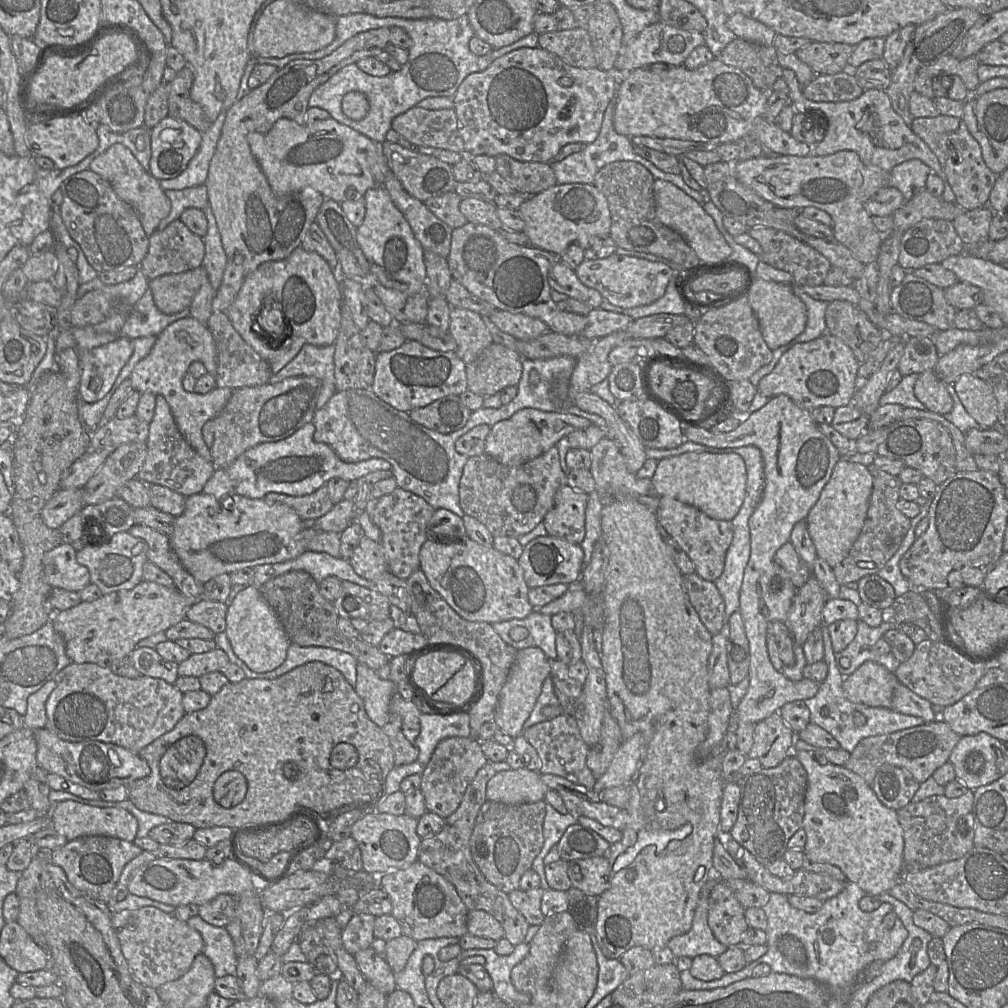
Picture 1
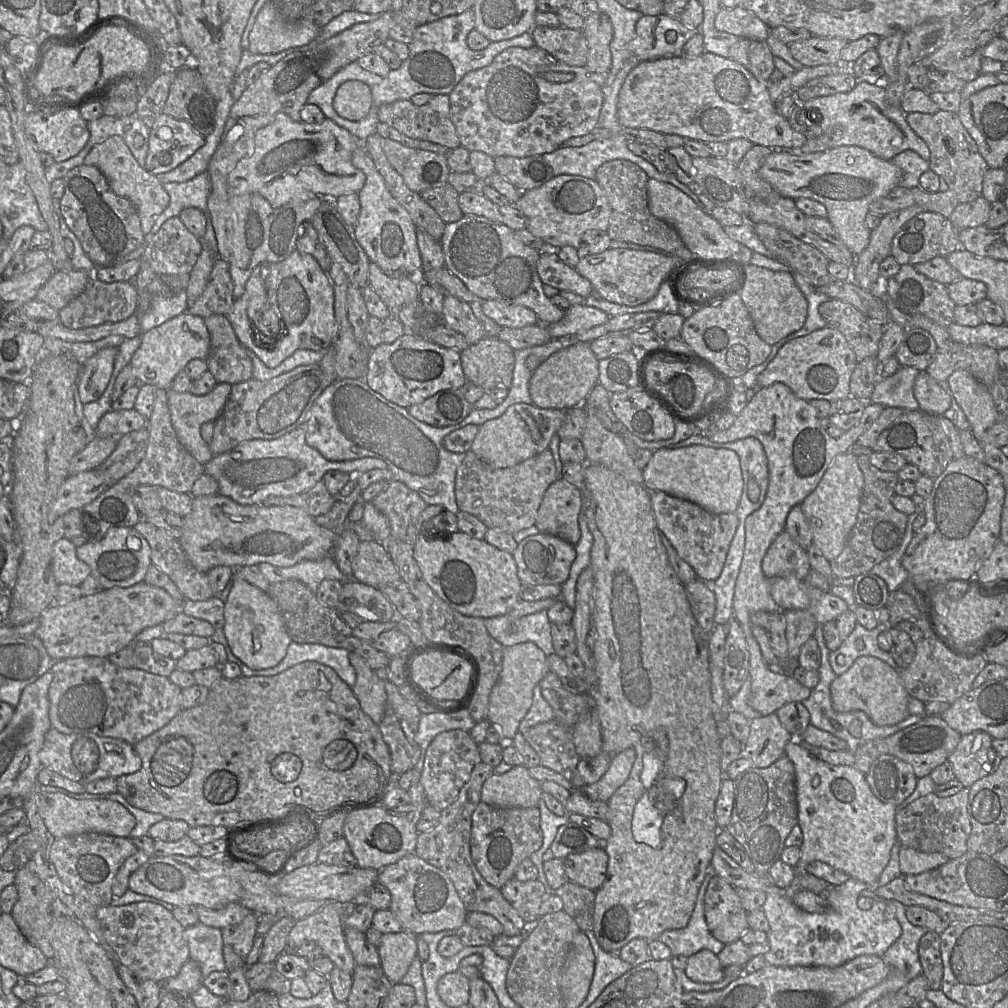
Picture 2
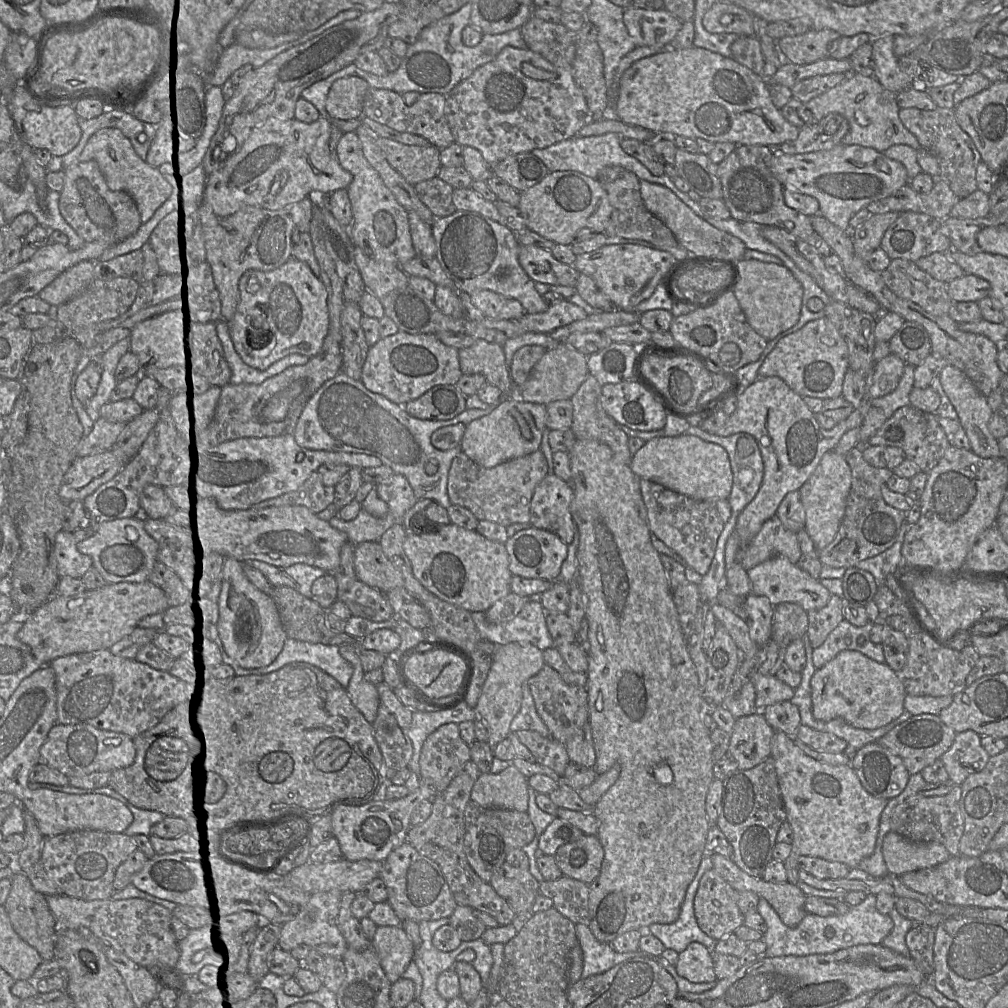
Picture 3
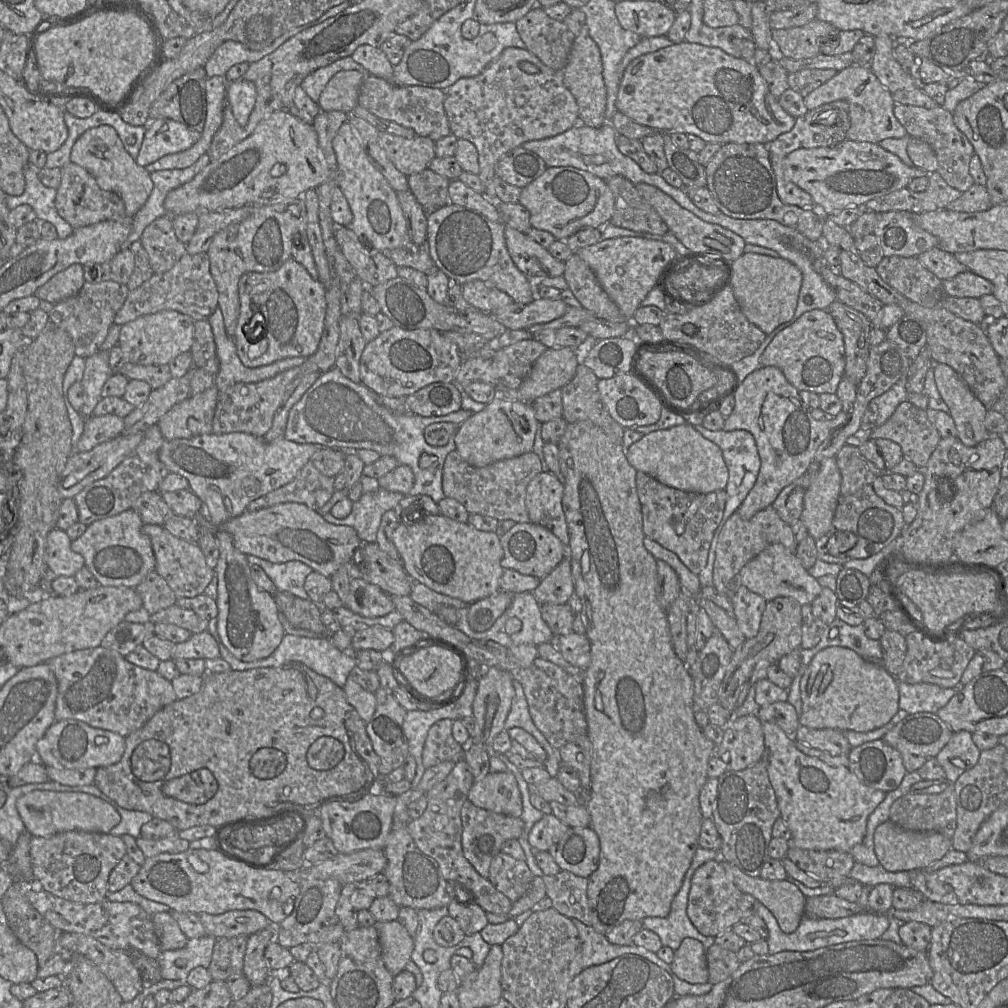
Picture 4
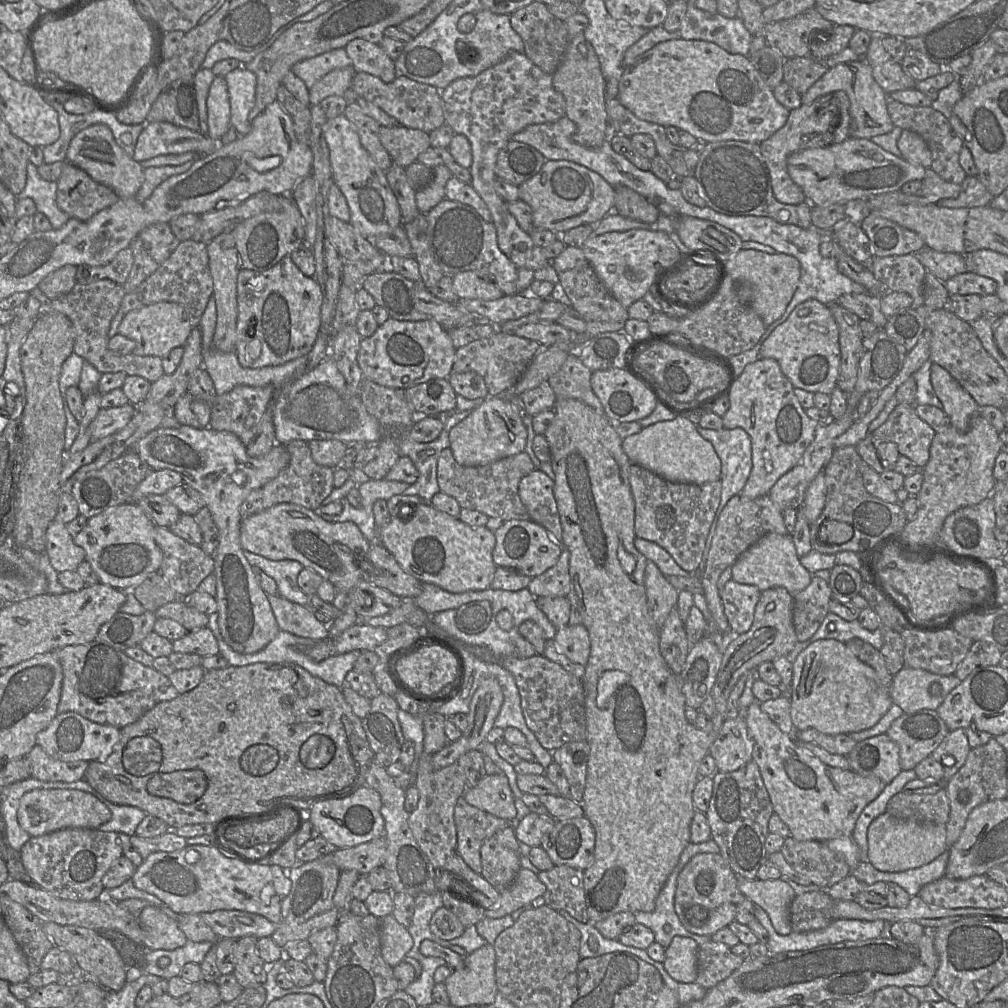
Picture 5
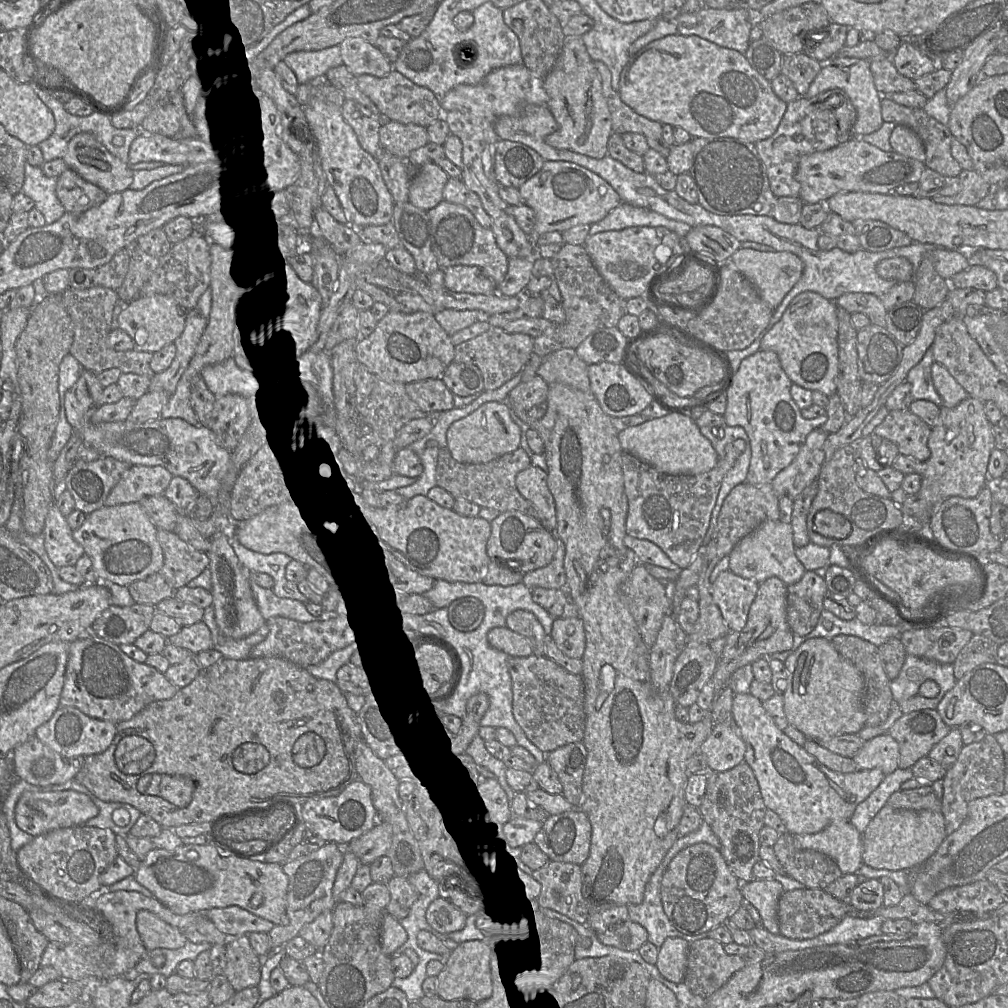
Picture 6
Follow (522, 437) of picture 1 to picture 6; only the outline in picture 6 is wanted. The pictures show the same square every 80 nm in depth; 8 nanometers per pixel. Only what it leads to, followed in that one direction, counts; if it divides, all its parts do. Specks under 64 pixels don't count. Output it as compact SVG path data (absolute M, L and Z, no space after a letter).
M486 402L466 417L453 422L447 430L447 448L463 464L484 464L520 447L521 429L510 416L506 402Z

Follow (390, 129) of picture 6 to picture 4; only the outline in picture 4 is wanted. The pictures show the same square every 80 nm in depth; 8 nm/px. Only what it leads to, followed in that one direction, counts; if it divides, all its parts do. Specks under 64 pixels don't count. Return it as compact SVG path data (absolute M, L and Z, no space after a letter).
M380 132L379 142L391 162L406 176L427 169L436 157L435 142L428 137L405 138Z

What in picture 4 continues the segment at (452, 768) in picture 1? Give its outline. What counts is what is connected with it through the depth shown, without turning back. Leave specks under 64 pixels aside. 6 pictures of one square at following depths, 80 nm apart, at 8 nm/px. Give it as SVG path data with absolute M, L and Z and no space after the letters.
M449 718L441 719L430 727L422 750L424 768L445 761L457 763L463 760L465 751L452 736L453 721Z

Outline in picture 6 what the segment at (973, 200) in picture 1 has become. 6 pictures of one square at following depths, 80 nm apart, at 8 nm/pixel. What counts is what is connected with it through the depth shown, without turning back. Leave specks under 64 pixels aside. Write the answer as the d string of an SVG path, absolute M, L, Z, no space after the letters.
M882 95L881 114L884 122L906 126L914 131L925 147L925 165L937 173L956 177L962 168L951 154L954 138L948 126L929 116L922 108L906 107Z

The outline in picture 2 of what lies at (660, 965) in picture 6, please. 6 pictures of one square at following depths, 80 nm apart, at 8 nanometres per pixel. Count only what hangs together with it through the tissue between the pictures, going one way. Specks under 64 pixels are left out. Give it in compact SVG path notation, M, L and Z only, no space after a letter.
M702 949L688 957L684 970L688 978L694 982L711 983L723 978L723 969L716 954L708 949Z

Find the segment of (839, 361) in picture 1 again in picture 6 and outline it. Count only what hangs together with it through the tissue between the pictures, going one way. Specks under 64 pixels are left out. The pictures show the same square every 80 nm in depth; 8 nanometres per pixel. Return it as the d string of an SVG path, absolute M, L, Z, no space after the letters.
M804 291L795 296L781 319L764 335L760 350L773 351L792 383L830 397L837 393L838 318L837 304L820 294Z

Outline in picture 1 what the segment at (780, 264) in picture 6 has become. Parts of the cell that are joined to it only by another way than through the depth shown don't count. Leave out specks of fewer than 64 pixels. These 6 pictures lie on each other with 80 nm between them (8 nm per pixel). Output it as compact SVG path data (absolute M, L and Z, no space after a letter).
M754 278L753 285L747 296L759 322L763 339L771 351L787 345L804 331L807 323L806 306L794 294L791 284Z

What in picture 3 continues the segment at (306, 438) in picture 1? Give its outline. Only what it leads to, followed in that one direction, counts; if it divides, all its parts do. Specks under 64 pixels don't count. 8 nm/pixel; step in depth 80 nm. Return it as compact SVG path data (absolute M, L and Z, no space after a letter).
M292 433L273 437L245 437L220 444L209 443L189 453L189 475L195 476L202 485L203 497L213 500L224 510L247 510L264 500L297 490L322 464L344 464L348 467L371 468L383 463L376 456L348 452L312 450L299 445Z

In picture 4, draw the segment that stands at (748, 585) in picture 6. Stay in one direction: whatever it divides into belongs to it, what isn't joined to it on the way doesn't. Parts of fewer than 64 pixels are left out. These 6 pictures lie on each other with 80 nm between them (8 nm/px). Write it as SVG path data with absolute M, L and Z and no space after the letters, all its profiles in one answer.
M744 585L729 586L733 616L746 639L757 635L767 601Z

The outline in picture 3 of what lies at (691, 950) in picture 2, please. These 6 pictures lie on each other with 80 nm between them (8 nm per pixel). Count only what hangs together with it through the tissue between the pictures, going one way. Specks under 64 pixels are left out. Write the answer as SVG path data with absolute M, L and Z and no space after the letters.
M707 853L699 865L695 878L687 888L679 918L670 924L654 923L647 928L650 933L660 939L666 948L681 953L690 943L700 942L712 953L714 952L717 940L700 929L694 914L694 898L699 882L704 873L711 869L714 869L713 862L711 854Z

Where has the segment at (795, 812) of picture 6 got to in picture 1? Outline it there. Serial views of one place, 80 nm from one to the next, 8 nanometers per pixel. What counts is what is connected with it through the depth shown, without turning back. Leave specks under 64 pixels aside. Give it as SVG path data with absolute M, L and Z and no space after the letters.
M790 751L807 772L805 813L802 829L806 833L803 854L813 862L831 864L838 867L847 881L857 884L867 895L877 897L903 881L905 862L903 830L899 824L897 811L884 806L872 788L858 774L844 766L828 764L821 754L808 751Z

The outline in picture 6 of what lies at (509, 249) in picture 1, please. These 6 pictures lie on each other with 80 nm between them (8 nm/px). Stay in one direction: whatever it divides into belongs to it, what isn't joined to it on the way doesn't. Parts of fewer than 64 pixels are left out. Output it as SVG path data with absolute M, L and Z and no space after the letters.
M442 200L427 210L431 222L432 251L440 268L467 265L476 266L497 285L504 280L509 258L498 247L491 228L479 224L474 215L464 206Z

